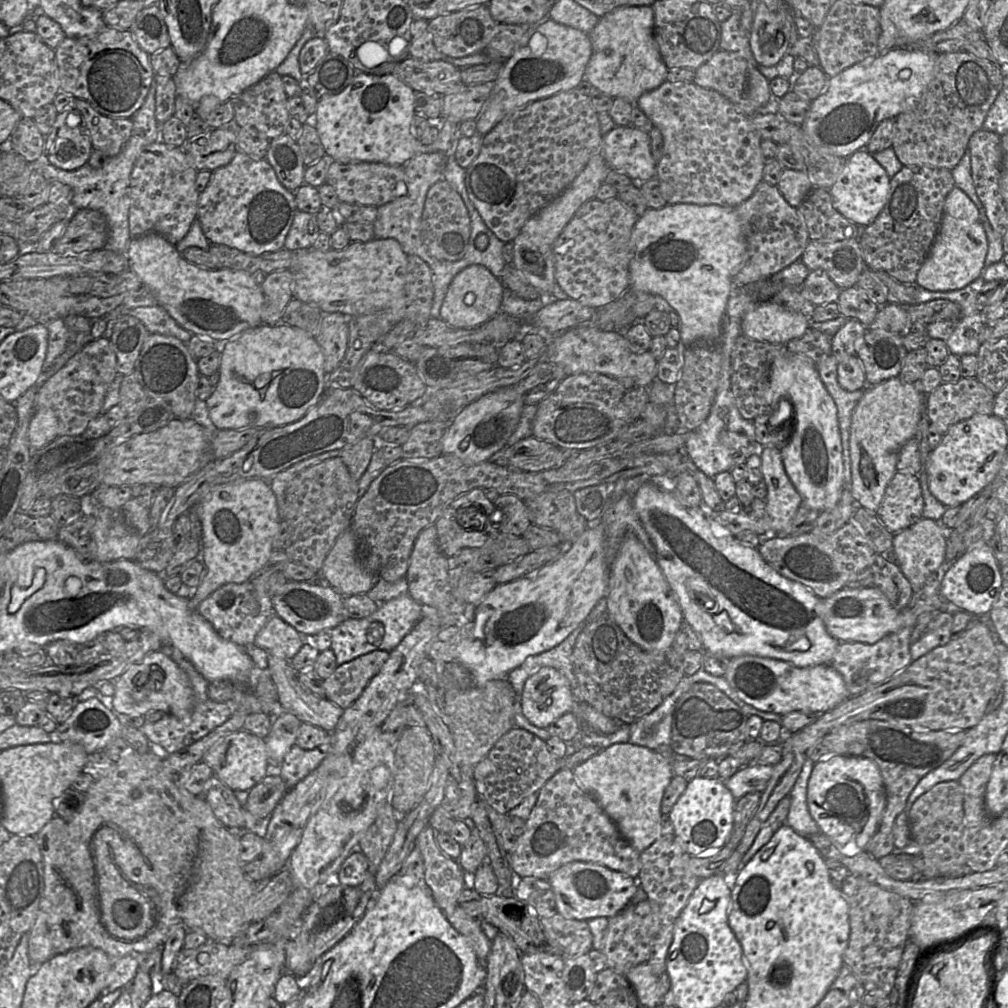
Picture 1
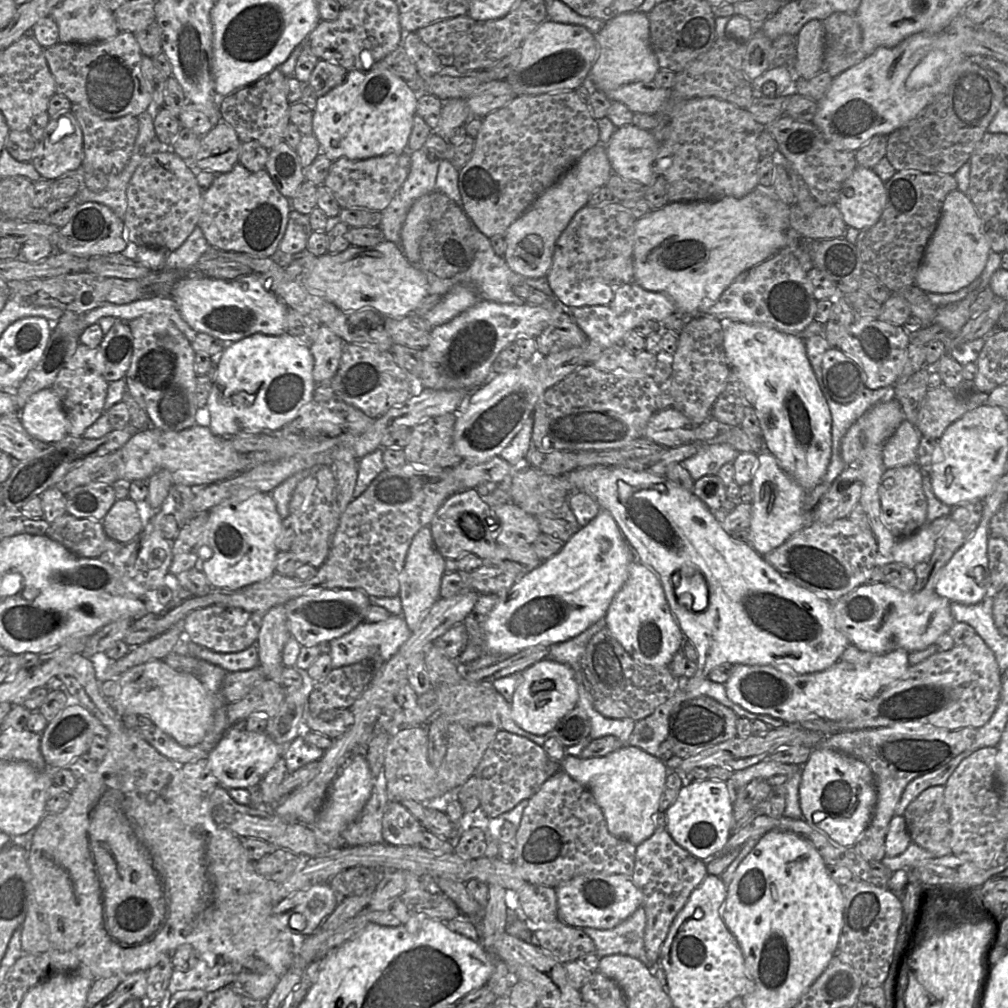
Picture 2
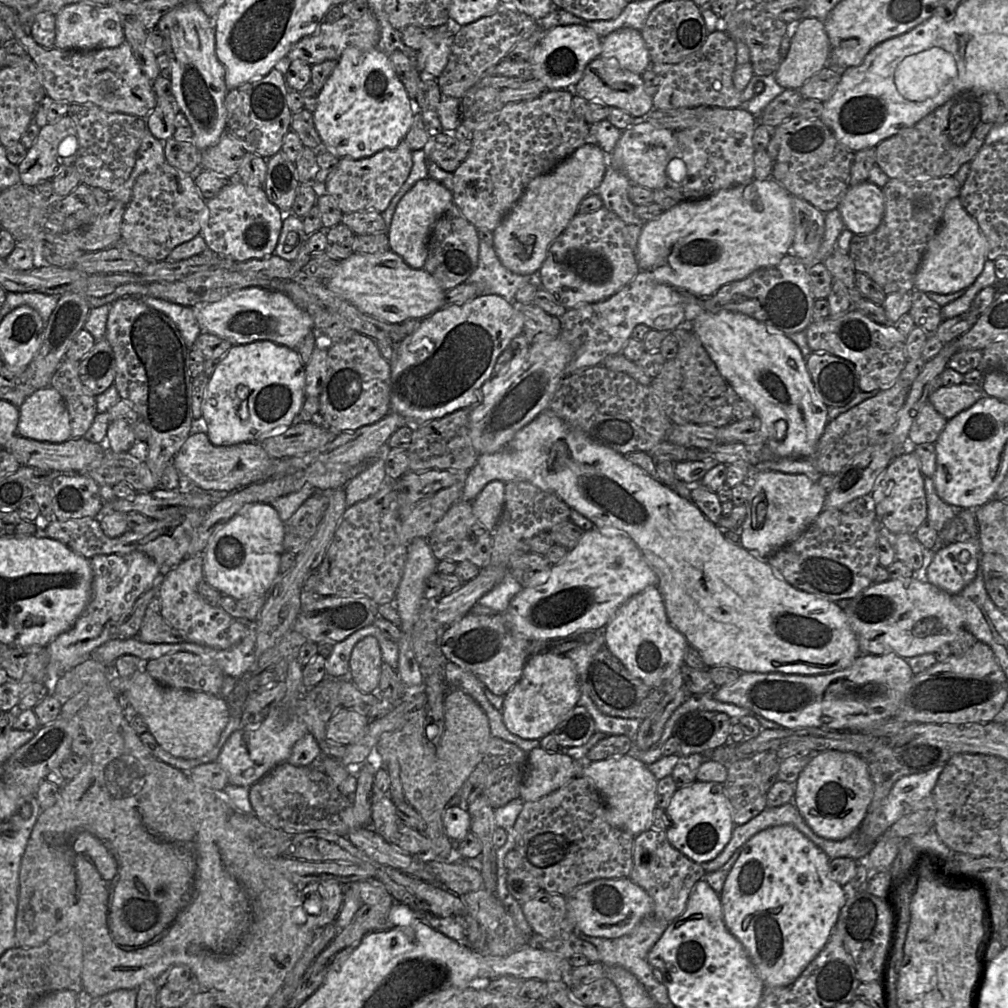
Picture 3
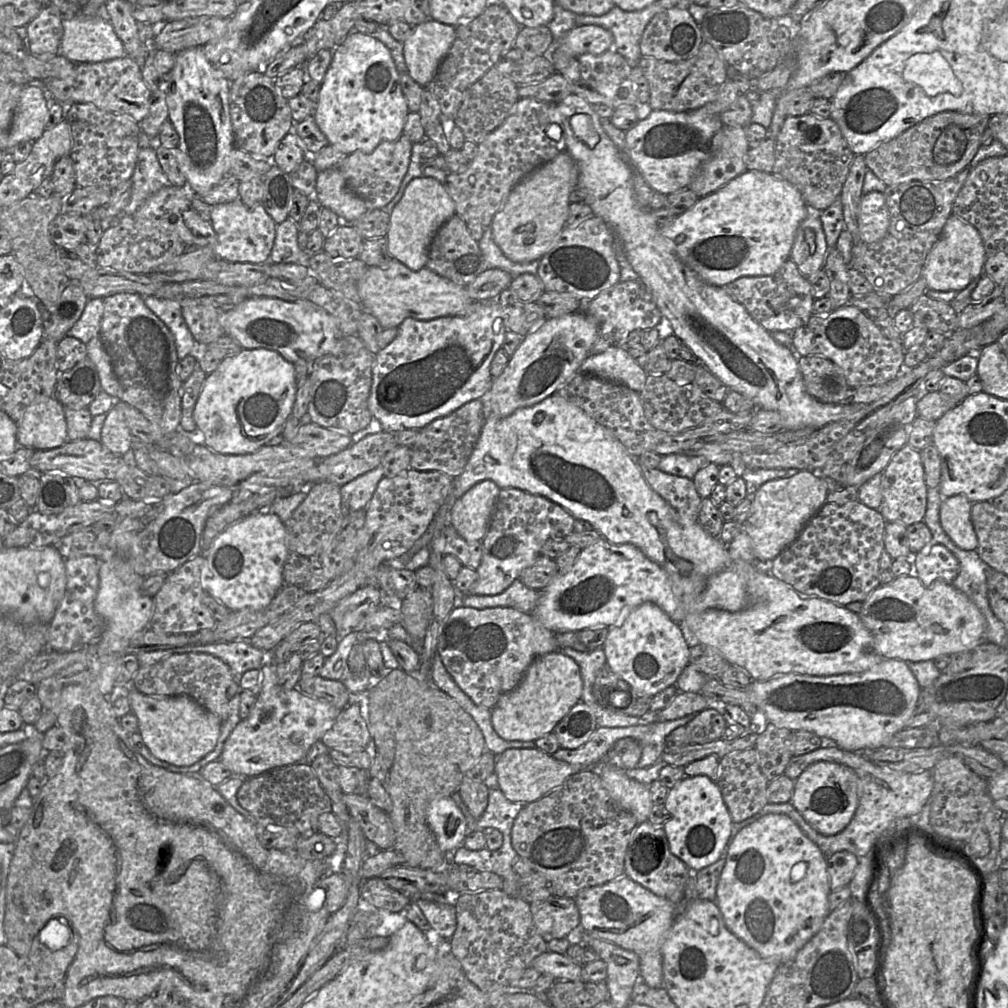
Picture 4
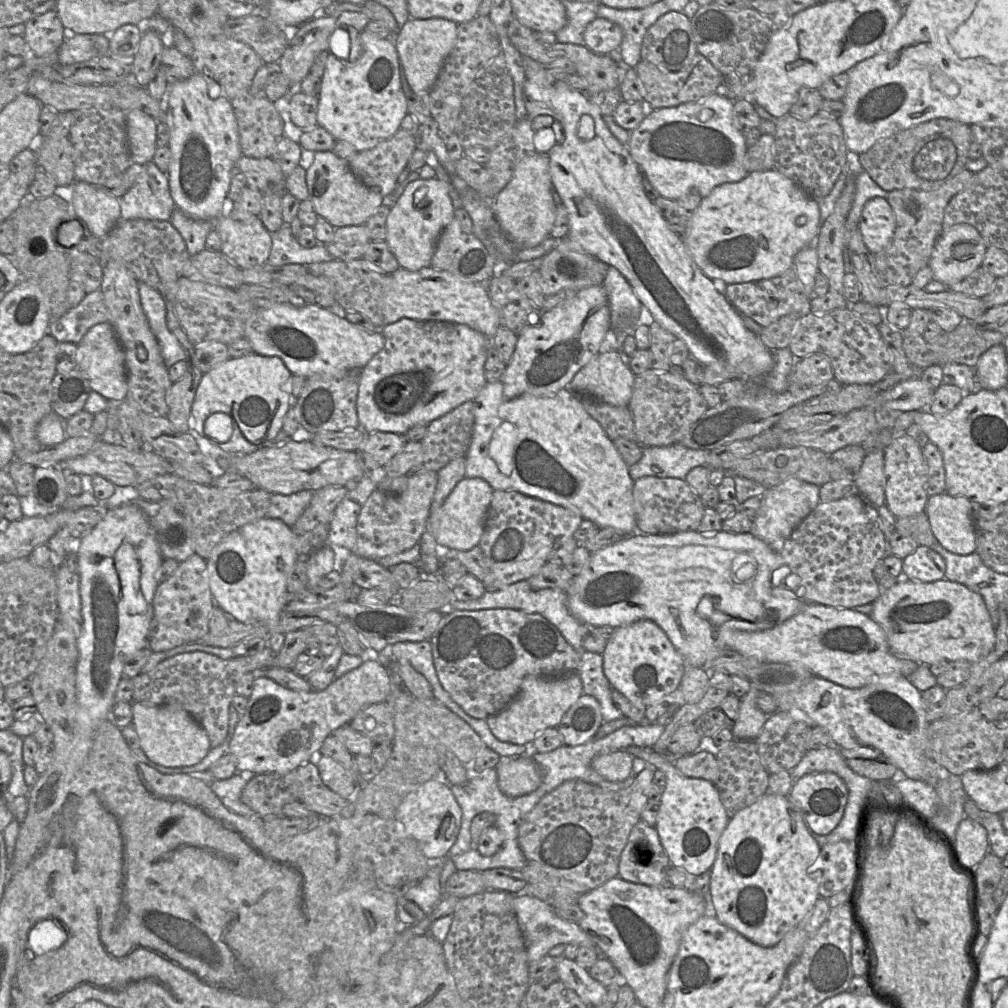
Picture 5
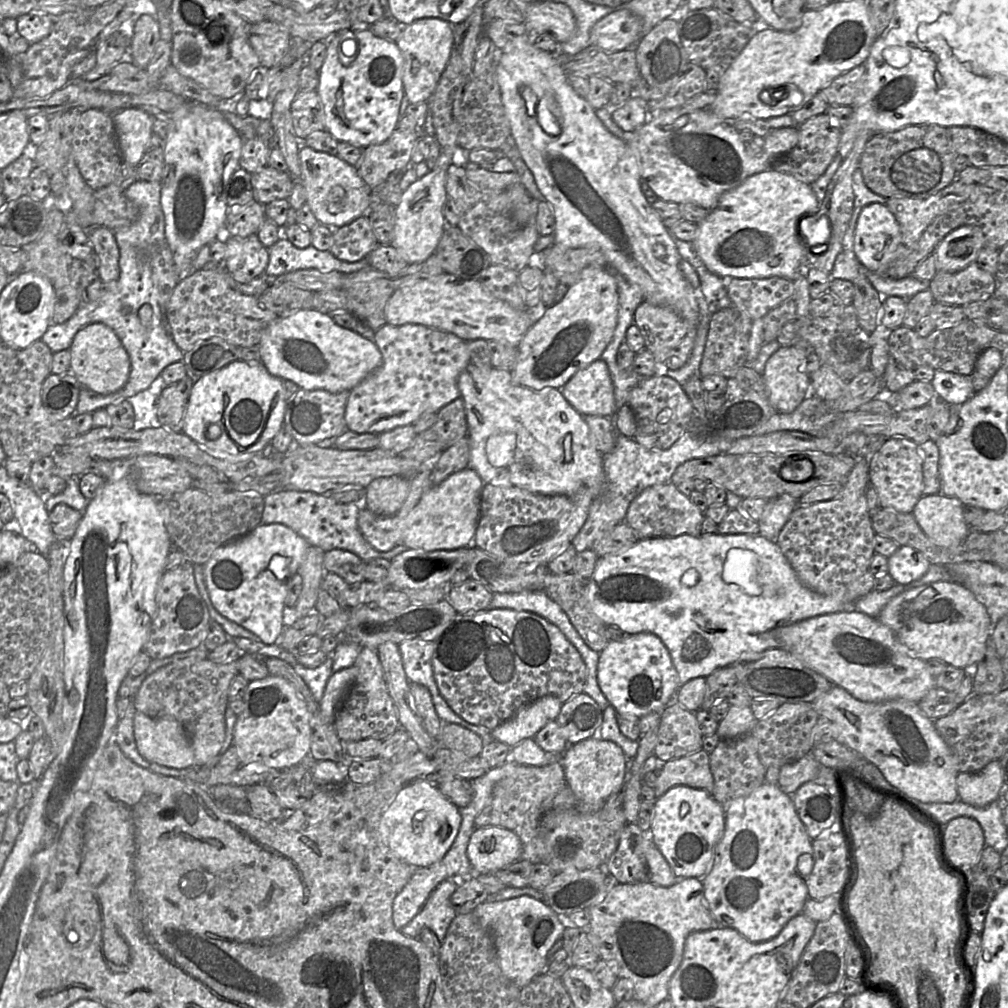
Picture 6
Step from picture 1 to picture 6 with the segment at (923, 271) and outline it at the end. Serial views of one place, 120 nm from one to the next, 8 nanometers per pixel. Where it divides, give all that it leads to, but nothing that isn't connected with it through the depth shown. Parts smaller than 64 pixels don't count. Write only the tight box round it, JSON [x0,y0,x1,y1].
[934,225,986,272]

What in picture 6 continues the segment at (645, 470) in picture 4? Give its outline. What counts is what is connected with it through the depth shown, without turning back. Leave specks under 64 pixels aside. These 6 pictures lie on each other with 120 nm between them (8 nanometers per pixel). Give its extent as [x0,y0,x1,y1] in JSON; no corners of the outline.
[625,482,704,539]

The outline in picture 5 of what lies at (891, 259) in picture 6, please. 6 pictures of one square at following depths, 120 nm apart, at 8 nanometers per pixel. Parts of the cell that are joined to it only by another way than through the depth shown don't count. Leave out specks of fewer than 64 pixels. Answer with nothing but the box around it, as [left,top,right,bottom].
[858,197,896,254]

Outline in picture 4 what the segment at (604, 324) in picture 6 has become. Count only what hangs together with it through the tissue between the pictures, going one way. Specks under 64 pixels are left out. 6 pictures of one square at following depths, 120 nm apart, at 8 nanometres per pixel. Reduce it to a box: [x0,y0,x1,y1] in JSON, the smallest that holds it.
[484,311,598,422]

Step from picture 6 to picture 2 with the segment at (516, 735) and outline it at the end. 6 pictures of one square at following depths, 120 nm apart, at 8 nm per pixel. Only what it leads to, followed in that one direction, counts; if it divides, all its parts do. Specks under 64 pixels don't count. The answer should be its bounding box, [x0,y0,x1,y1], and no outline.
[511,658,577,735]

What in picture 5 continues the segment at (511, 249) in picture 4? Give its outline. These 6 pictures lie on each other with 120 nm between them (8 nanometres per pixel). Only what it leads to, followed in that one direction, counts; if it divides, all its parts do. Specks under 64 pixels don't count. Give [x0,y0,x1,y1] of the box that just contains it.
[493,153,556,248]

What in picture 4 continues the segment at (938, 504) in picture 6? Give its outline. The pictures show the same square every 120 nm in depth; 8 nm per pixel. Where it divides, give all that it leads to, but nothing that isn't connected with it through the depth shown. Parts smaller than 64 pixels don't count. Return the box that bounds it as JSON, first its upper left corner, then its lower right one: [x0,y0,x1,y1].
[939,495,978,550]

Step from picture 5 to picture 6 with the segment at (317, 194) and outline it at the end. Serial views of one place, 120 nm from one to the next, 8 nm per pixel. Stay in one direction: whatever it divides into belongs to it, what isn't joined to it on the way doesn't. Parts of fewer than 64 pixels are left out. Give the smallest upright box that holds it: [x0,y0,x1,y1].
[299,145,372,228]

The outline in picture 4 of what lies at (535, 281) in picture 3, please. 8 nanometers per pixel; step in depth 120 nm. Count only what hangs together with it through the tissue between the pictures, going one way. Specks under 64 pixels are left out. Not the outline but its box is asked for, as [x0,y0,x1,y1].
[478,226,540,278]

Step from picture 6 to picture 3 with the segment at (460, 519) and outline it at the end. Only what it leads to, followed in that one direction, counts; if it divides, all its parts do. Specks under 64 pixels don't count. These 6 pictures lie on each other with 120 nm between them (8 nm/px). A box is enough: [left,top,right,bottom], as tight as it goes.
[471,480,505,531]

